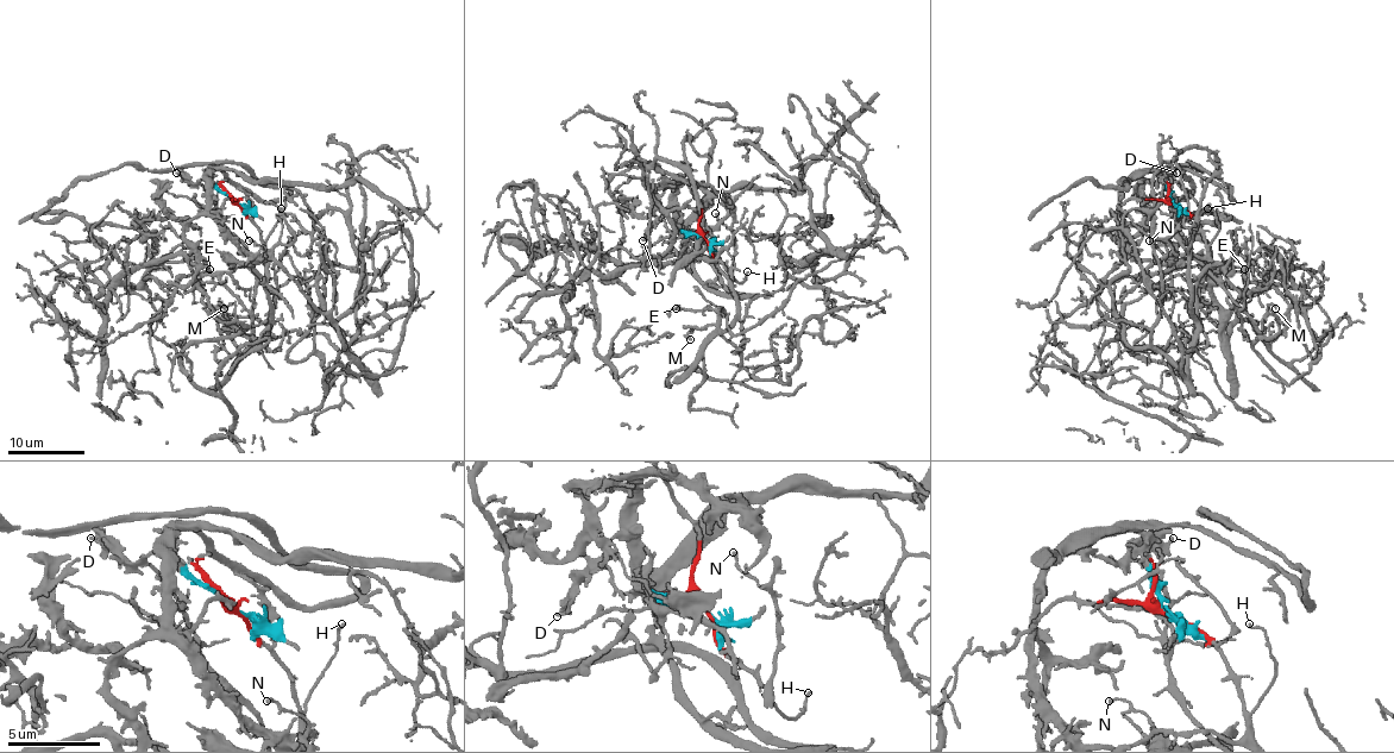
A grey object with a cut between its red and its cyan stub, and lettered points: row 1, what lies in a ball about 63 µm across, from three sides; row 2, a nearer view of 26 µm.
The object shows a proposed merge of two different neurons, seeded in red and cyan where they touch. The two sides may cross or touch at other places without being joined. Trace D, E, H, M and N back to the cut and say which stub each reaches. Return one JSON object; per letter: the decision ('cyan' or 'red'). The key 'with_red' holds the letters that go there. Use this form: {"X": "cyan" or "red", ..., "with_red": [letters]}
{"D": "cyan", "E": "red", "H": "red", "M": "red", "N": "red", "with_red": ["E", "H", "M", "N"]}

